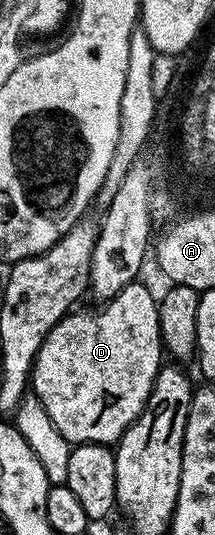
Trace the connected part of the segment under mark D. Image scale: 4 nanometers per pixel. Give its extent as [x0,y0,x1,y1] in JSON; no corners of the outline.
[30,282,162,445]

